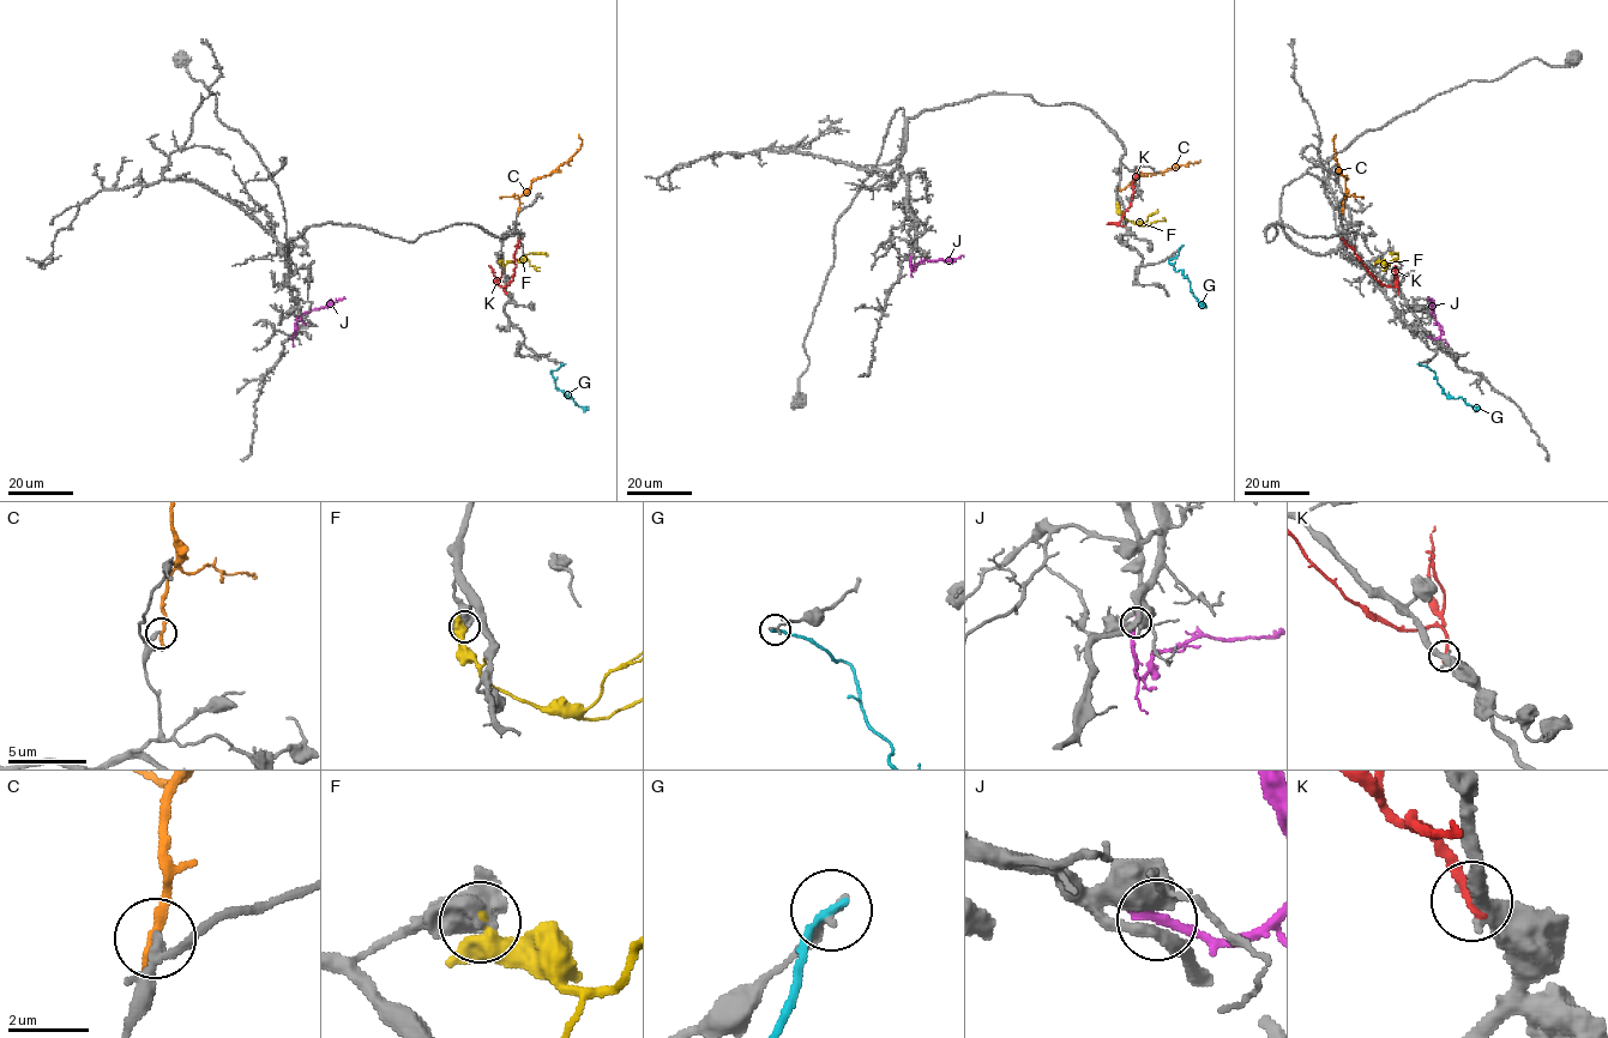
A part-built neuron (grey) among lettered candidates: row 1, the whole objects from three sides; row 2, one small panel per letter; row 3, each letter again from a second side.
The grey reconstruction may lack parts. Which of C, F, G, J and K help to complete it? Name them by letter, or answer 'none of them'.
none of them

